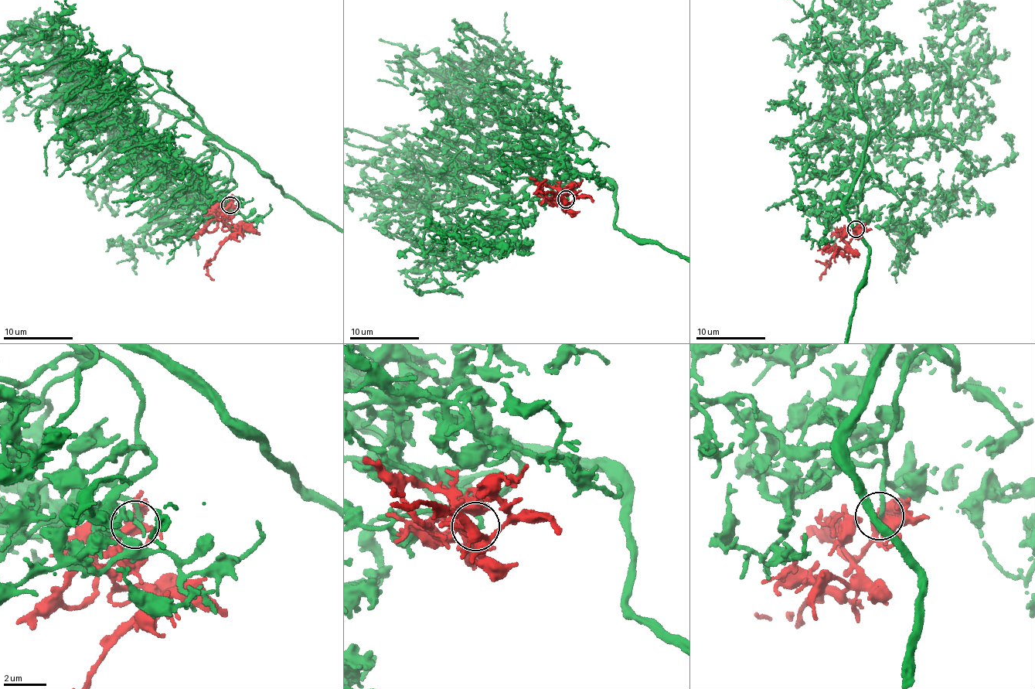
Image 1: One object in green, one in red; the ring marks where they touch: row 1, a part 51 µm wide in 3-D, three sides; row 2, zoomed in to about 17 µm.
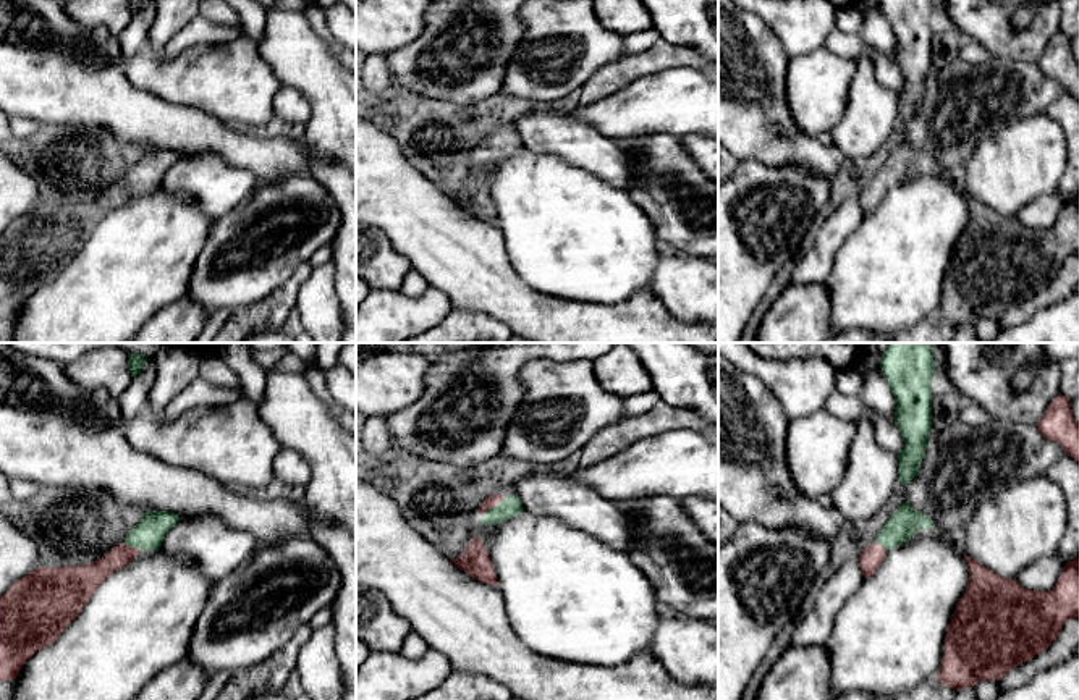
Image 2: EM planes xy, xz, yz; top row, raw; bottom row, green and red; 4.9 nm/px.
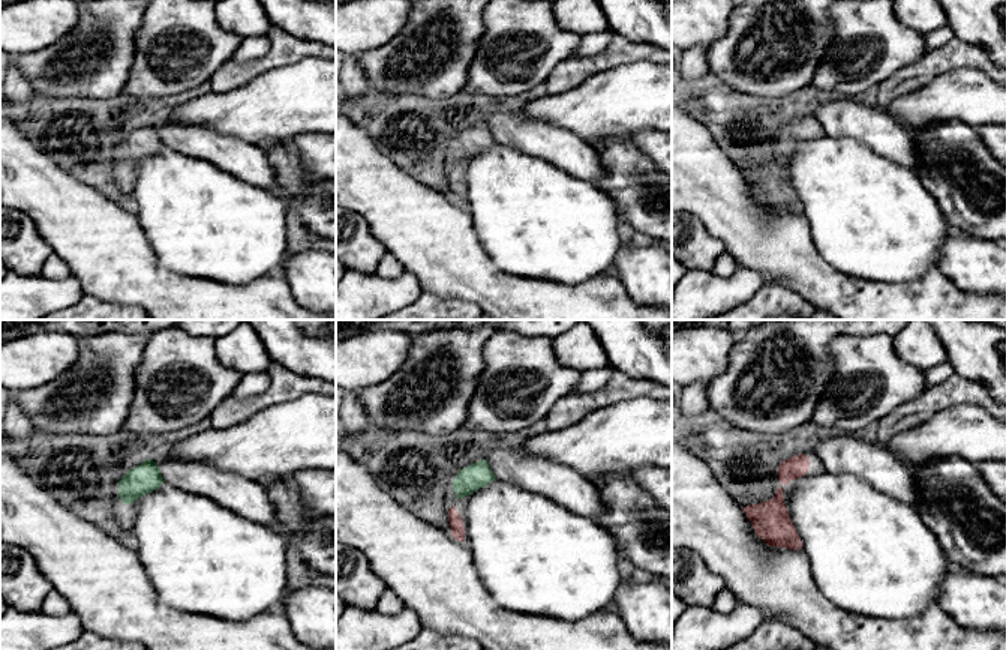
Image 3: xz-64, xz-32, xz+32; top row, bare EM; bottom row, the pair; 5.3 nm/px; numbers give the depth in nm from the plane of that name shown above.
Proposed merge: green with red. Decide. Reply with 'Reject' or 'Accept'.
Accept

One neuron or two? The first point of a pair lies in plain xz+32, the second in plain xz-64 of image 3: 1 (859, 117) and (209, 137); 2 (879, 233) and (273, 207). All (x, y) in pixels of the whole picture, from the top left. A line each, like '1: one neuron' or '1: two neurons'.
1: one neuron
2: one neuron

